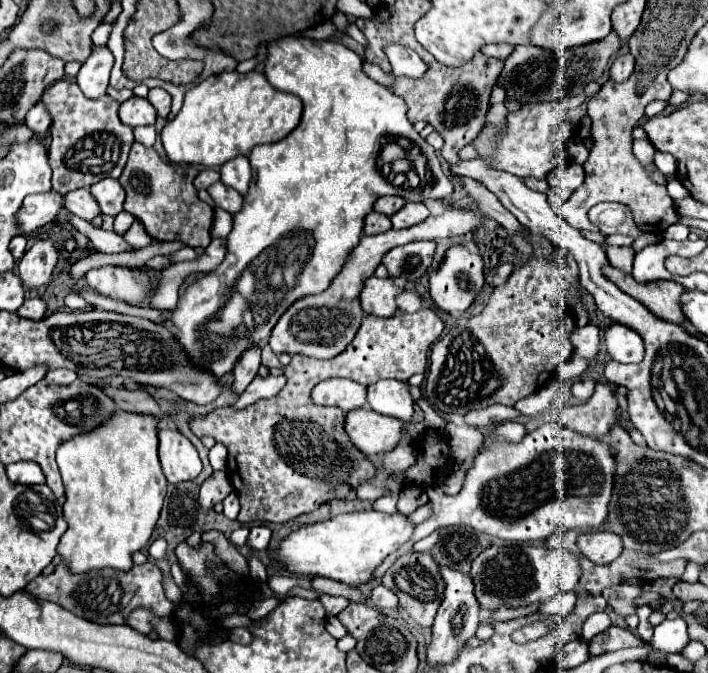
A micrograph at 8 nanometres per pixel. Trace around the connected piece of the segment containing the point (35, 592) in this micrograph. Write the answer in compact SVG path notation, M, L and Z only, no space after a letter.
M61 562L53 574L37 576L31 584L27 584L25 592L39 600L49 600L59 604L61 608L73 612L75 616L87 618L99 624L125 624L125 618L135 606L151 608L157 616L169 616L173 612L173 604L165 598L163 592L163 576L155 562L145 562L141 566L133 566L127 572L101 568L91 570L87 574L73 574L69 572L67 564Z

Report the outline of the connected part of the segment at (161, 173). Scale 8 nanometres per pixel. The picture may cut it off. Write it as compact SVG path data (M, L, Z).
M139 142L133 144L127 166L119 178L127 192L125 210L129 210L147 230L153 240L161 242L183 242L191 248L207 248L211 238L209 230L213 224L213 208L197 198L193 178L197 170L193 166L171 166L161 156Z

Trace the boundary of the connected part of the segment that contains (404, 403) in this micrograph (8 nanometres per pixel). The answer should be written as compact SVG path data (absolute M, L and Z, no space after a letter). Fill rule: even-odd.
M379 380L367 388L369 408L399 418L403 422L411 422L413 416L413 398L409 394L409 386L399 380Z

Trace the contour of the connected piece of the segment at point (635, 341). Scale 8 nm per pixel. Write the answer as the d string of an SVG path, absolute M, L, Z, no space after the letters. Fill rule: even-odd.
M613 324L605 330L605 346L607 346L607 352L611 354L611 358L617 362L629 364L629 362L643 360L641 336L623 324Z

